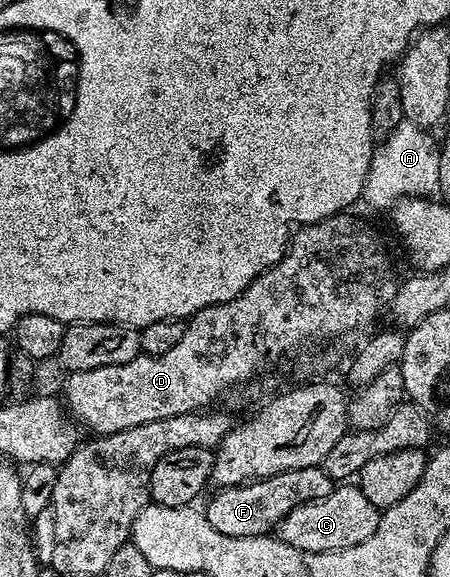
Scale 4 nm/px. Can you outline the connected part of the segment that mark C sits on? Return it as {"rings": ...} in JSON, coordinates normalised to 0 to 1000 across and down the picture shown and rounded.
{"rings":[[[758,837],[740,846],[727,865],[656,879],[656,886],[640,889],[624,903],[620,929],[629,941],[647,941],[647,948],[667,958],[733,958],[807,941],[807,934],[833,920],[844,898],[847,889],[824,865],[807,858],[800,844],[784,837]]]}

